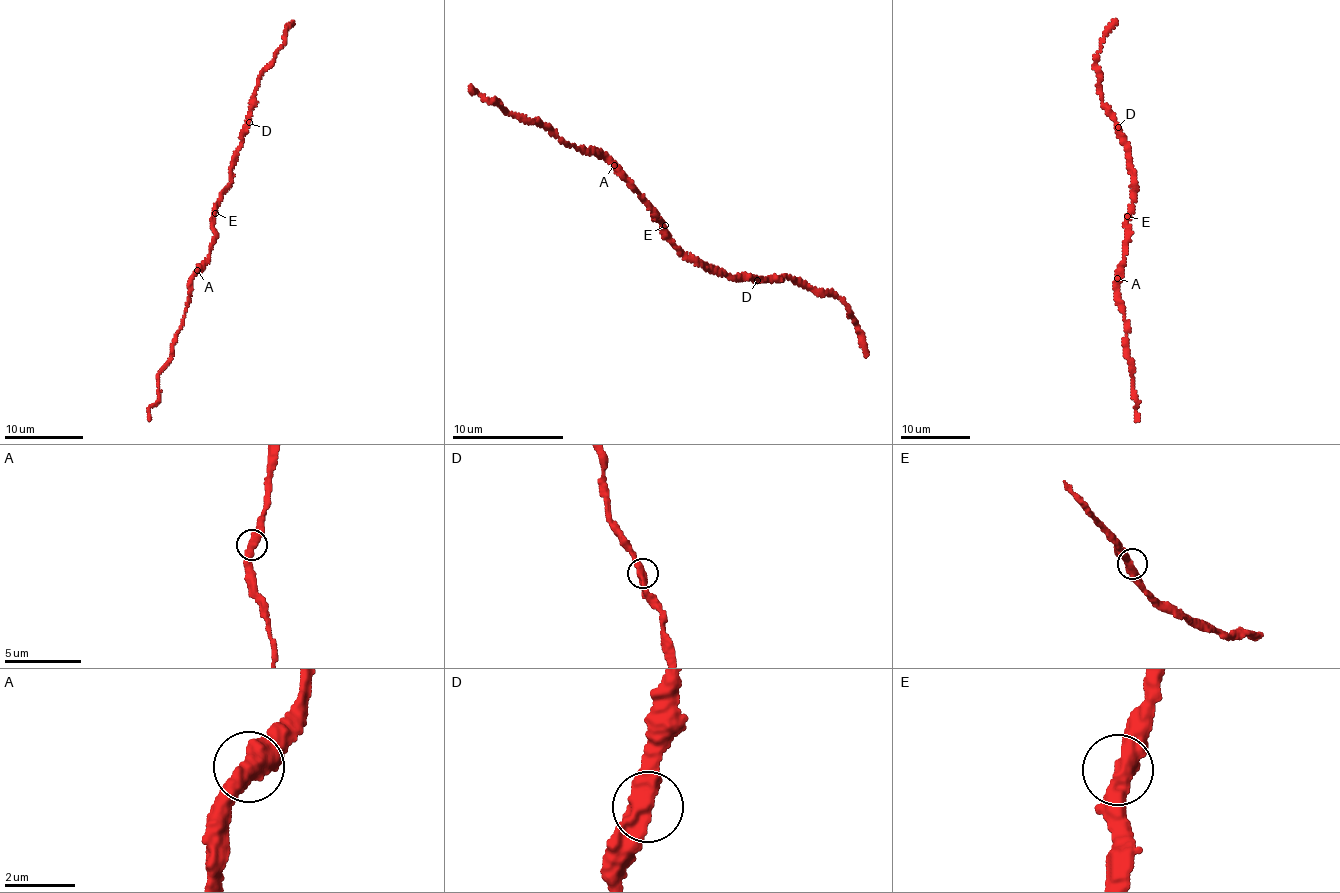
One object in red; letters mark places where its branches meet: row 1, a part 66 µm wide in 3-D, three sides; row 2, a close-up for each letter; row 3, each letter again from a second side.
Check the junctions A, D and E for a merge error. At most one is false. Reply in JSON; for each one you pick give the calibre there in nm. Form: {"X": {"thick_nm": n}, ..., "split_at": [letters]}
{"split_at": []}

